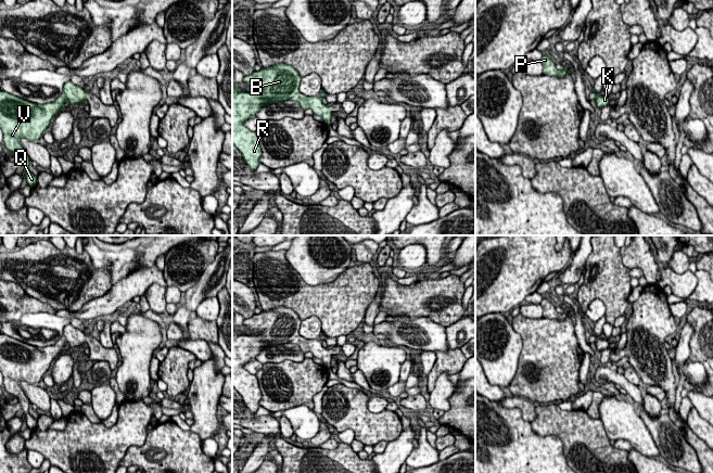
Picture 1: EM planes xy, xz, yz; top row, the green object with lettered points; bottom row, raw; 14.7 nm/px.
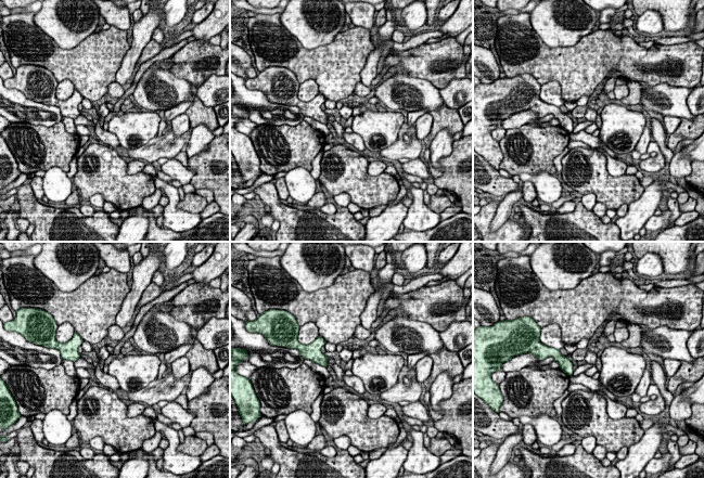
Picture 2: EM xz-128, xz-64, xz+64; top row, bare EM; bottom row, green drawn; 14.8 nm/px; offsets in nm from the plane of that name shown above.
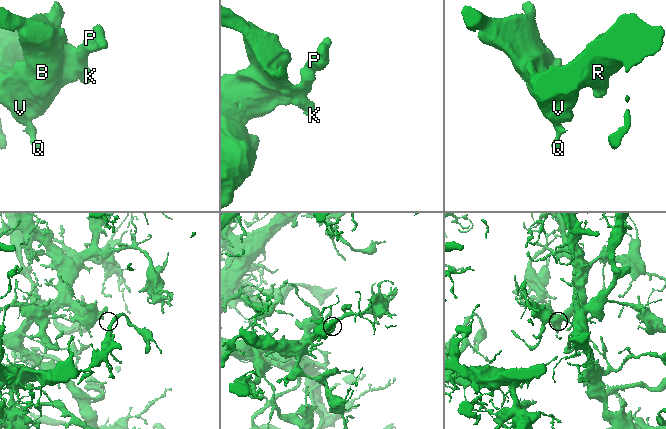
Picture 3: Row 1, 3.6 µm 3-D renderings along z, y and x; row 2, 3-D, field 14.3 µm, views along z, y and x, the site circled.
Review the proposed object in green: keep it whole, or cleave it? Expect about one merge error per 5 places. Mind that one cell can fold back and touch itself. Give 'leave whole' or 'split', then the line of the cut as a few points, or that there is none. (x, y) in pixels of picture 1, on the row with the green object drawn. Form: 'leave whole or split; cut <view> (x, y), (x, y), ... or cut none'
leave whole; cut none

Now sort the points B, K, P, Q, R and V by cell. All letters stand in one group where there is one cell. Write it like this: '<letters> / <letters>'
B K P Q R V

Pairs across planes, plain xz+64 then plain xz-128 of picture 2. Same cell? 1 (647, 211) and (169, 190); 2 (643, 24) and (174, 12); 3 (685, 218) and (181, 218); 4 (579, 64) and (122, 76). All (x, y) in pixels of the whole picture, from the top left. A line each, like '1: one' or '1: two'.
1: two
2: one
3: two
4: two

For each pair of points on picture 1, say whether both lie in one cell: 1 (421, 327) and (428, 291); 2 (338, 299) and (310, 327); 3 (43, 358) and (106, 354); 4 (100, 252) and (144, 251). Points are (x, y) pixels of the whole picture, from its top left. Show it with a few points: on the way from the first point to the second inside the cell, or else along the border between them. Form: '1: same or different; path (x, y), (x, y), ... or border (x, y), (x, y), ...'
1: different; border (398, 315), (412, 318), (429, 317), (445, 327)
2: different; border (302, 319), (315, 316), (320, 321), (322, 331)
3: same; path (59, 345), (64, 340), (87, 340), (91, 343)
4: same; path (111, 252), (134, 252)

